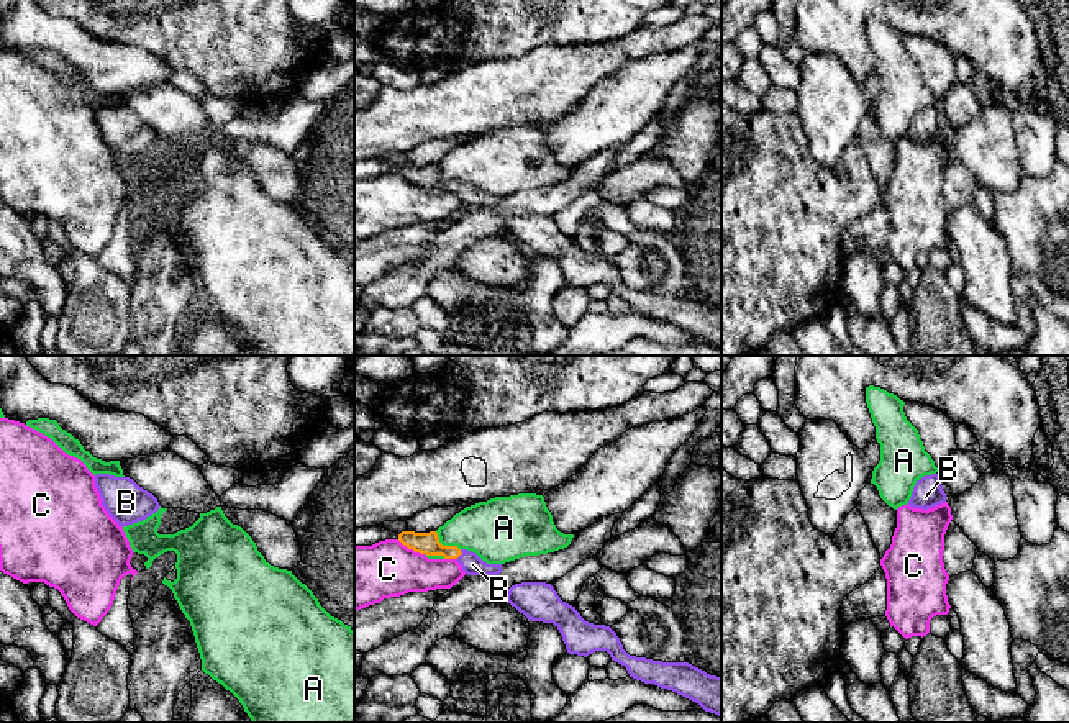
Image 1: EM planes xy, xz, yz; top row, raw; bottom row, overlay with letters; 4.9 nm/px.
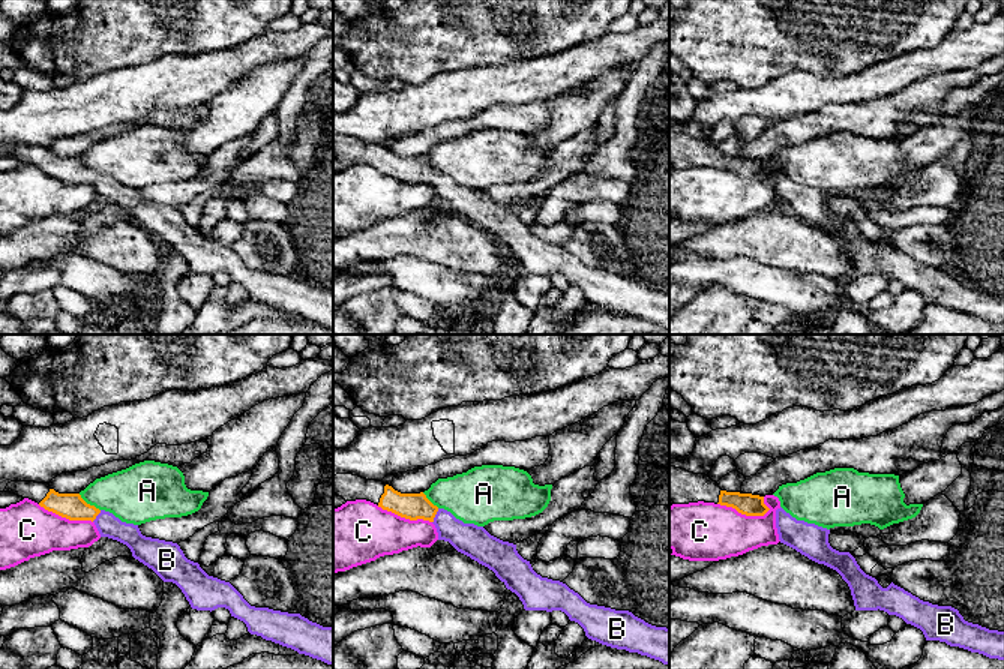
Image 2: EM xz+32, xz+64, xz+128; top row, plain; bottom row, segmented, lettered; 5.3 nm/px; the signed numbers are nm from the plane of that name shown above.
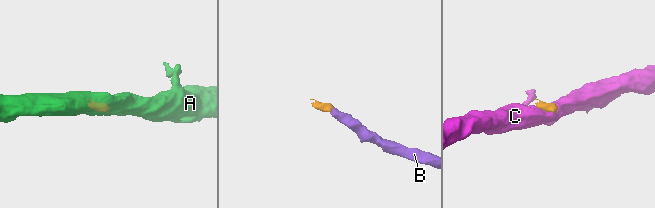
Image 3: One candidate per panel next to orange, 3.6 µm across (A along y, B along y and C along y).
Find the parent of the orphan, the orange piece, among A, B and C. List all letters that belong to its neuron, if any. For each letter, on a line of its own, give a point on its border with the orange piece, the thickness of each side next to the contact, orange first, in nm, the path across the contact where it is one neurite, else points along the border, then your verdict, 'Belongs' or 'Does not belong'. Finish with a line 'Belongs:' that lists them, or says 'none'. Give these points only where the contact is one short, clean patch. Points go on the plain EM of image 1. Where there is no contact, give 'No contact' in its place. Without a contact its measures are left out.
A: Touches orange at xz (445, 179). Thickness 110 nm (orange) against 280 nm. Boundary: xz (435, 164), (443, 177), (454, 177), (459, 182). Does not belong
B: Touches orange at xz (461, 186). Thickness 110 nm (orange) against 100 nm. Path across: xz (425, 176), (443, 184), (461, 186), (471, 195). Belongs
C: Touches orange at xz (410, 181). Thickness 110 nm (orange) against 280 nm. Boundary: xz (397, 172), (423, 187). Does not belong
Belongs: B

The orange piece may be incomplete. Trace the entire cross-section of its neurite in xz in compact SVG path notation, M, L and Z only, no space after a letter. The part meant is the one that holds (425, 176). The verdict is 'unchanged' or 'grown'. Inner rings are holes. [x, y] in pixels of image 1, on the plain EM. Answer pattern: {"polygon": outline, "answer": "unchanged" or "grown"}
{"polygon": "M384 154L380 157L398 167L398 174L413 182L415 185L426 189L443 189L444 192L456 192L467 208L497 208L502 205L502 197L487 197L475 185L459 182L457 179L443 179L438 166L415 166L407 162L407 154Z", "answer": "grown"}

